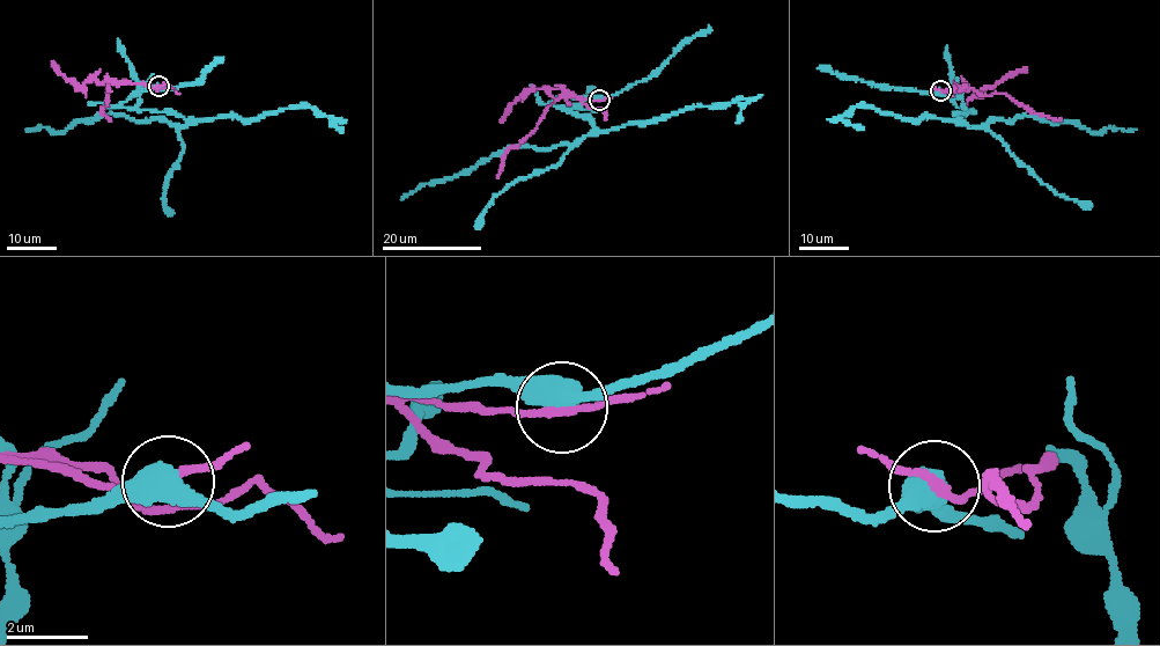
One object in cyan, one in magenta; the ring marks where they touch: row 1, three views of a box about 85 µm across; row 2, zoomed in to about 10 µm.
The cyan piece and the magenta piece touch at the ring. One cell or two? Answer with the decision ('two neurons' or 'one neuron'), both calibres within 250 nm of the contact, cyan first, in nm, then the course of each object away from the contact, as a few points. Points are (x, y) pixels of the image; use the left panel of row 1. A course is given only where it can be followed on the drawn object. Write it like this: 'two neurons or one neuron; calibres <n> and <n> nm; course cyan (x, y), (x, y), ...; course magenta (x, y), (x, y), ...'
two neurons; calibres 500 and 200 nm; course cyan (159, 86), (134, 92), (119, 105), (170, 110), (186, 125), (102, 114), (75, 120), (65, 131), (26, 129); course magenta (159, 86), (101, 83), (94, 79), (75, 86), (58, 74), (52, 61)

